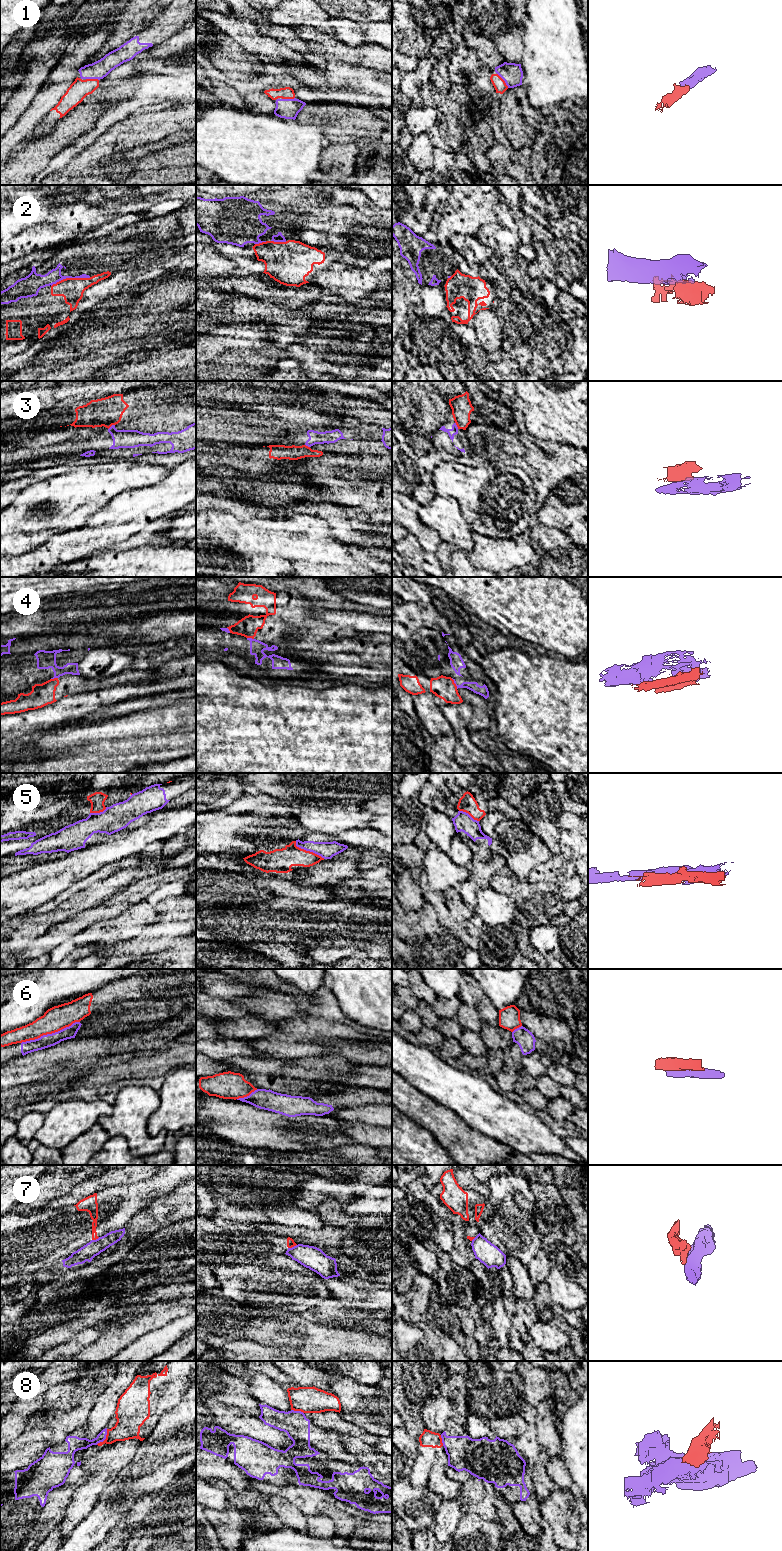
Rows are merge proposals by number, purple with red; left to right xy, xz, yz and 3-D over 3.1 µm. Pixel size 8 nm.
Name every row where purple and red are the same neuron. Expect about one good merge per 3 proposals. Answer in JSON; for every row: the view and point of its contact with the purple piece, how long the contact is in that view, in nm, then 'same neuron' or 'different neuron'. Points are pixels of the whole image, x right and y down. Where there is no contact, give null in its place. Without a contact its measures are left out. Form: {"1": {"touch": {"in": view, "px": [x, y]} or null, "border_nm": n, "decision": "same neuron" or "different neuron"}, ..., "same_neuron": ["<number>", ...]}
{"1": {"touch": {"in": "yz", "px": [503, 79]}, "border_nm": 150, "decision": "same neuron"}, "2": {"touch": {"in": "xy", "px": [70, 277]}, "border_nm": 320, "decision": "different neuron"}, "3": {"touch": {"in": "xy", "px": [111, 426]}, "border_nm": 70, "decision": "different neuron"}, "4": {"touch": {"in": "yz", "px": [454, 682]}, "border_nm": 100, "decision": "different neuron"}, "5": {"touch": {"in": "xz", "px": [308, 850]}, "border_nm": 280, "decision": "different neuron"}, "6": {"touch": {"in": "xy", "px": [50, 1034]}, "border_nm": 500, "decision": "different neuron"}, "7": {"touch": {"in": "xz", "px": [292, 1247]}, "border_nm": 80, "decision": "different neuron"}, "8": {"touch": {"in": "xy", "px": [105, 1438]}, "border_nm": 160, "decision": "different neuron"}, "same_neuron": ["1"]}

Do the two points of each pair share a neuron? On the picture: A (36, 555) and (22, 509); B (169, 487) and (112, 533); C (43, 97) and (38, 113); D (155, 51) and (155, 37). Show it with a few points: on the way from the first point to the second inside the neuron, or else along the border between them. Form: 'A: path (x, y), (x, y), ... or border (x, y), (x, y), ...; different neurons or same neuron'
A: border (53, 534), (37, 547), (12, 556); different neurons
B: path (154, 501), (133, 509), (124, 518); same neuron
C: path (43, 101), (38, 109); same neuron
D: border (164, 40), (146, 50); different neurons

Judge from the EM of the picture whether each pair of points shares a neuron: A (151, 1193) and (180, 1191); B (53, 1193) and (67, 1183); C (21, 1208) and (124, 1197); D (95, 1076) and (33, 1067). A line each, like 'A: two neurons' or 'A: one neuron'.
A: two neurons
B: one neuron
C: two neurons
D: two neurons

